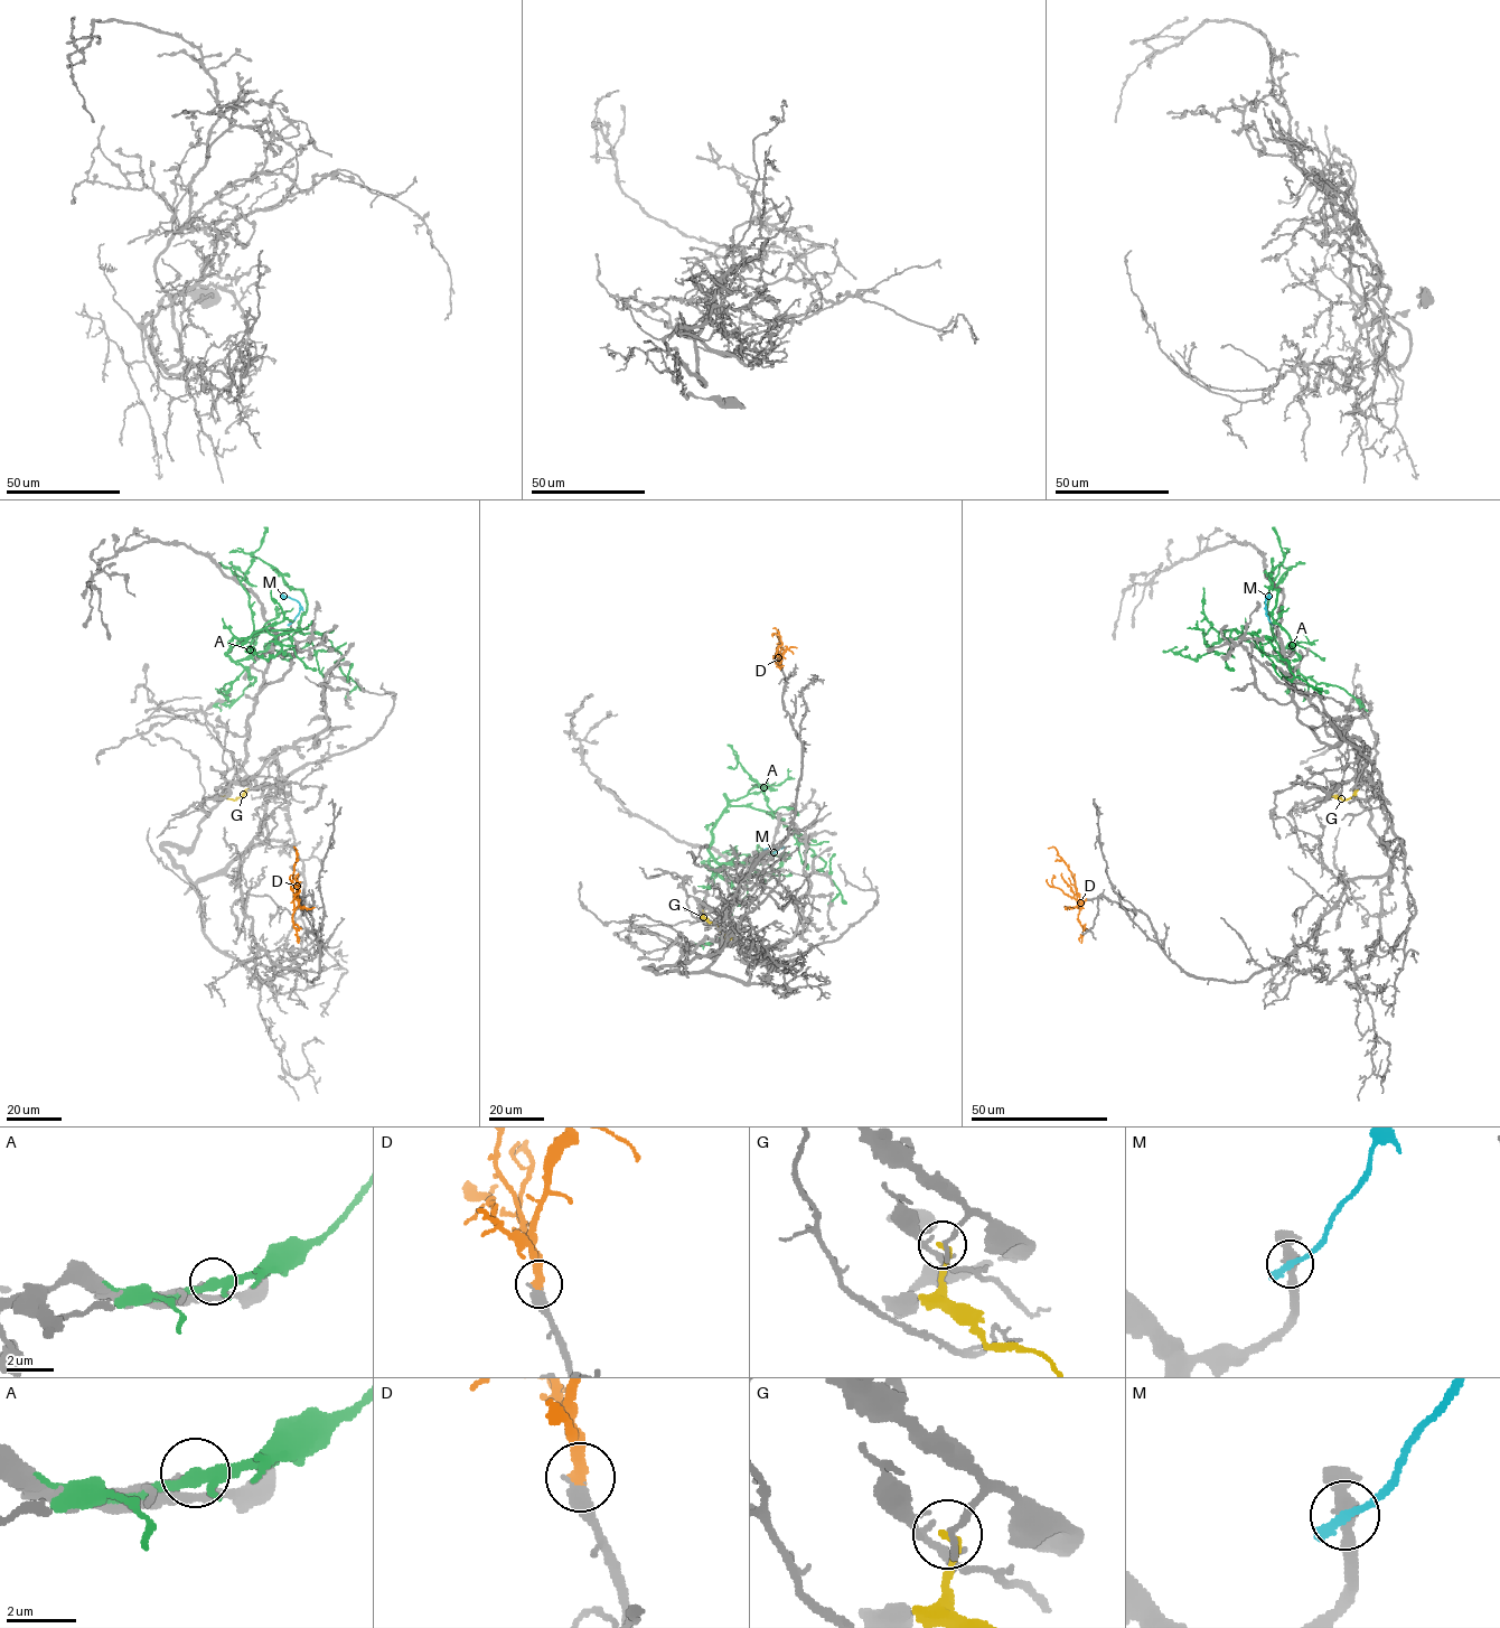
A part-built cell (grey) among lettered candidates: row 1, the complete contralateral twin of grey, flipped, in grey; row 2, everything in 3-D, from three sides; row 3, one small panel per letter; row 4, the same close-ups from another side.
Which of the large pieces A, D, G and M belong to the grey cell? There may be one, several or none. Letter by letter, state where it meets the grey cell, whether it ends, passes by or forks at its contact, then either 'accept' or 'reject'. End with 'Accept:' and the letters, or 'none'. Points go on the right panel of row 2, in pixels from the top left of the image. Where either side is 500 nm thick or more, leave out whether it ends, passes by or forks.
A: (1361, 702) | it ends | reject
D: (1086, 899) | it ends | accept
G: (1329, 797) | it ends | reject
M: (1272, 623) | it ends | reject
Accept: D

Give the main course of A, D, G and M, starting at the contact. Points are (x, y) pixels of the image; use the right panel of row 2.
A: (1361, 702), (1224, 633), (1264, 636), (1295, 676), (1324, 699)
D: (1087, 899), (1081, 900), (1076, 892), (1071, 872), (1058, 850), (1048, 849)
G: (1329, 798), (1352, 798), (1358, 789)
M: (1272, 623), (1266, 615), (1265, 601), (1269, 593)

